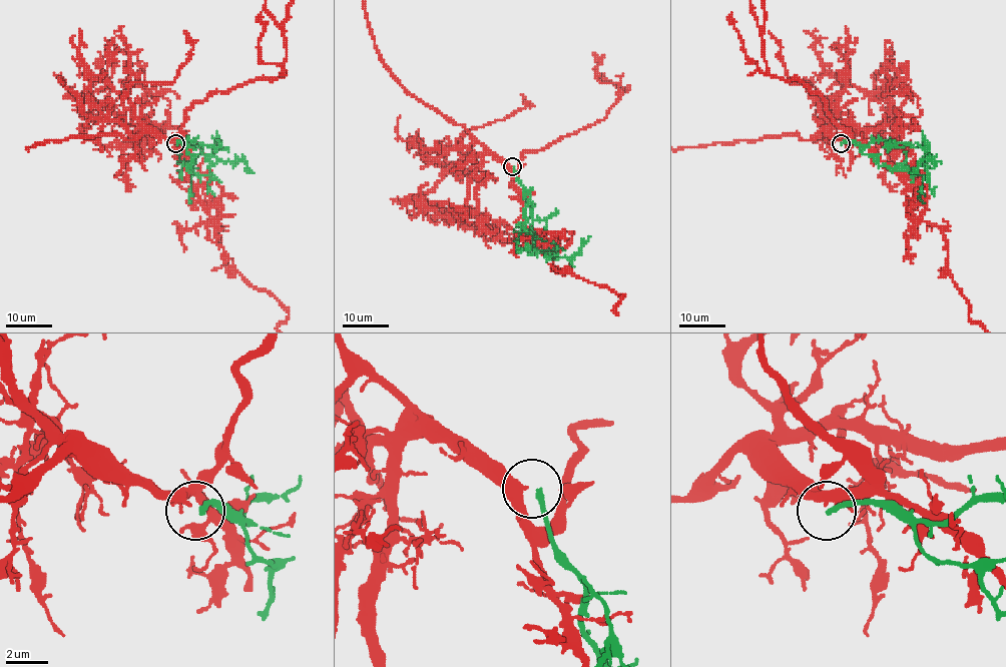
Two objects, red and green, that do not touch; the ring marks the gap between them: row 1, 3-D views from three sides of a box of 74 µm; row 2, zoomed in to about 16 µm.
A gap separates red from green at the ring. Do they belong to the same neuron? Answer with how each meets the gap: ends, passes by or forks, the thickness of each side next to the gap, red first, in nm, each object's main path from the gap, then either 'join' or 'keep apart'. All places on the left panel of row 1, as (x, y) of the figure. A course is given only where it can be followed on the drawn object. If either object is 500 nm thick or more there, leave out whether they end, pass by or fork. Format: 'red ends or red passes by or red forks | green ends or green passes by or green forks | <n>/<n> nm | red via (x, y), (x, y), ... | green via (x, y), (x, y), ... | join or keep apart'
red passes by | green ends | 320/240 nm | red via (174, 142), (186, 157), (186, 180), (217, 224), (226, 261), (288, 312), (278, 326) | green via (176, 143), (186, 145), (193, 140), (204, 153), (213, 153), (222, 161), (242, 159), (254, 172) | keep apart

